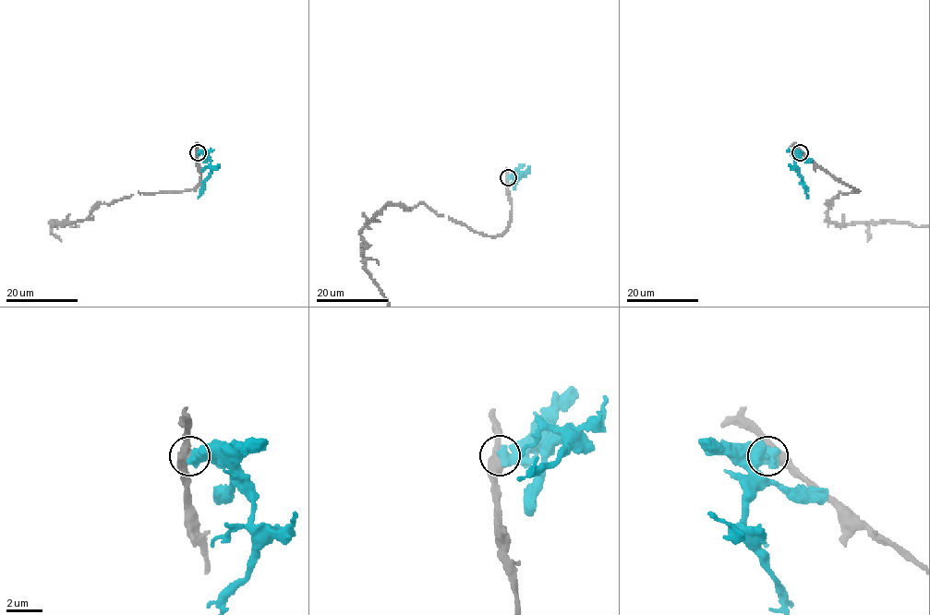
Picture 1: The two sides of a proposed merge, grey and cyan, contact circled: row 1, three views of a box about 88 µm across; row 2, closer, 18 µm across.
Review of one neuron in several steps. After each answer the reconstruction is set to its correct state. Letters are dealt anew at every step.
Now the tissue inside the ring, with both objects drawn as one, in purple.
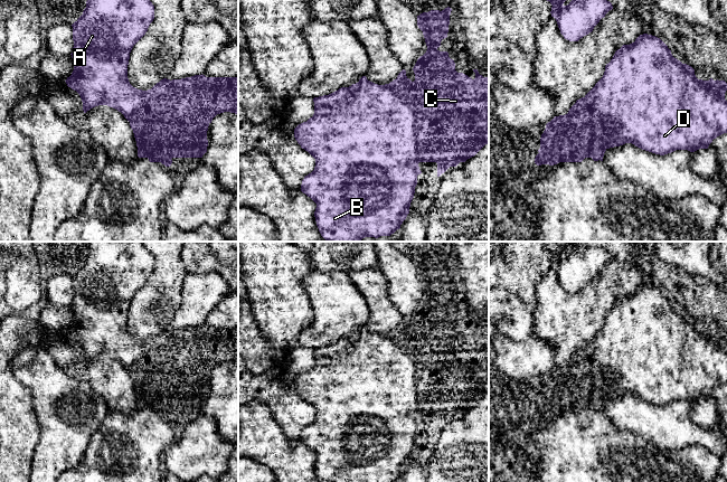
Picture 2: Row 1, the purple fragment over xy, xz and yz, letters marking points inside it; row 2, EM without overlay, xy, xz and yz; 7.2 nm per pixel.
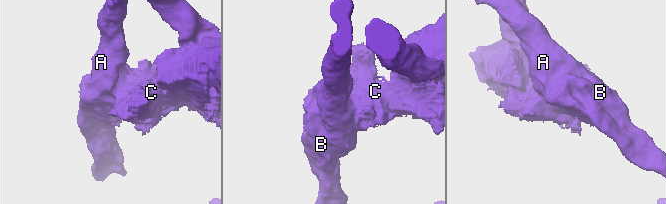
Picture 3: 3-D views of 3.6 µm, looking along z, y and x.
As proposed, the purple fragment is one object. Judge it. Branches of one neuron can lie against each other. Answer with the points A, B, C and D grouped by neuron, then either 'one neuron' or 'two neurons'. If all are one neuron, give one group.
groups A B D / C; two neurons

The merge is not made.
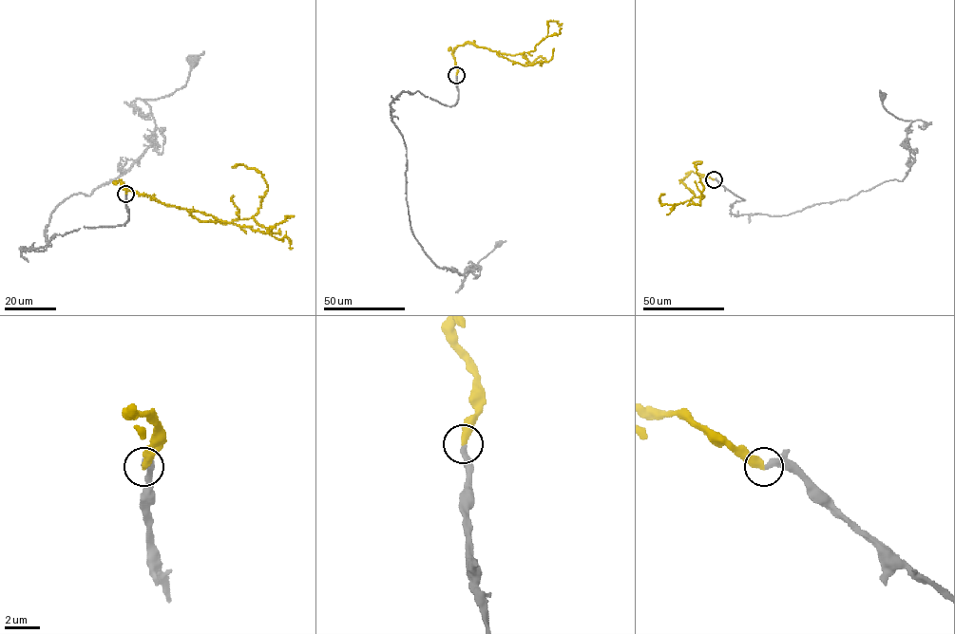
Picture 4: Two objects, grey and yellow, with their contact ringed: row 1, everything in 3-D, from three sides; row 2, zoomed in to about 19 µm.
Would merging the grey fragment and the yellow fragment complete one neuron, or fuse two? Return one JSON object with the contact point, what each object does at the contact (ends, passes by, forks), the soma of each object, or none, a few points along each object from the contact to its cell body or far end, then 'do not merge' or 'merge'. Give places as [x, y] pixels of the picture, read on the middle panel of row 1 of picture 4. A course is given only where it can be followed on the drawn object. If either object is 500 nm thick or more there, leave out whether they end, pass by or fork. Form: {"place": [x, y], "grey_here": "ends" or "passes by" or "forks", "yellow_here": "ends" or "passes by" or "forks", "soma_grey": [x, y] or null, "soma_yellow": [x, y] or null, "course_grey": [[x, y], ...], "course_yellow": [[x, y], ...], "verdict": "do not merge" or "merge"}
{"place": [456, 75], "grey_here": "ends", "yellow_here": "ends", "soma_grey": [498, 244], "soma_yellow": null, "course_grey": [[456, 75], [454, 105], [416, 91], [391, 103], [406, 150], [410, 227], [433, 263], [460, 274], [498, 243]], "course_yellow": [[456, 75], [453, 50], [467, 42], [525, 65], [542, 65], [545, 60], [541, 56], [531, 63], [524, 54]], "verdict": "merge"}

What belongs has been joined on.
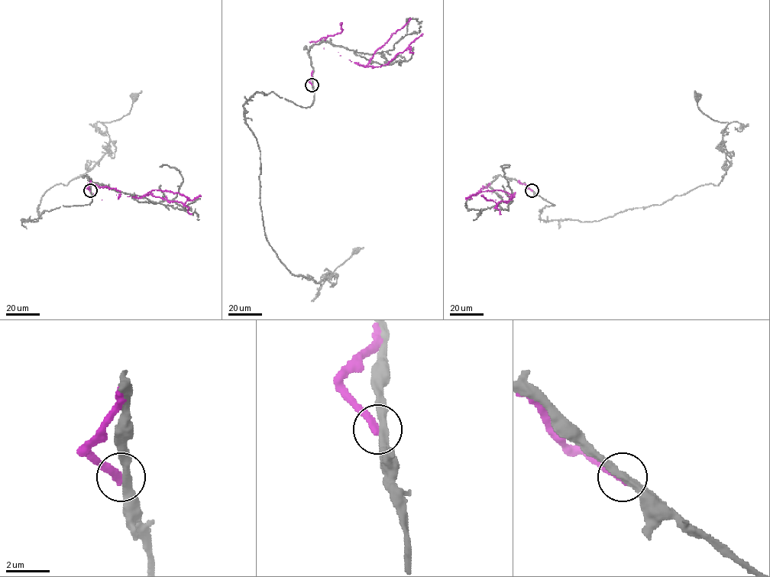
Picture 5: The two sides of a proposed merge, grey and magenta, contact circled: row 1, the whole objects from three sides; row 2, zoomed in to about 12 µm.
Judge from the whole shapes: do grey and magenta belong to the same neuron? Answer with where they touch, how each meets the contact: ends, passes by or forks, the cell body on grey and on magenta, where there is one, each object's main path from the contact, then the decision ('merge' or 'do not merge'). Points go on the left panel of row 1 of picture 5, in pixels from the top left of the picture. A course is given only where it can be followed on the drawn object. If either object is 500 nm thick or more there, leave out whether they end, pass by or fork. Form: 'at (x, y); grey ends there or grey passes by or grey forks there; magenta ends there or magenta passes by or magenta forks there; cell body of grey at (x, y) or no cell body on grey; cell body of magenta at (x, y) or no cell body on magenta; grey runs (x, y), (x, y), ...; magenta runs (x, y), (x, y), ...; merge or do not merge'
at (90, 190); grey passes by; magenta ends there; cell body of grey at (134, 96); no cell body on magenta; grey runs (90, 190), (88, 204), (21, 220), (38, 220), (48, 189), (101, 157), (101, 122), (127, 115), (134, 96); magenta runs (90, 190), (89, 182), (127, 196), (151, 194), (183, 203), (201, 196); do not merge

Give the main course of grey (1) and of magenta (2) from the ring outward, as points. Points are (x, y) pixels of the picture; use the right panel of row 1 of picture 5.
1: (532, 190), (554, 205), (539, 218), (585, 222), (717, 185), (729, 164), (728, 122), (704, 115), (697, 96)
2: (532, 190), (518, 182), (490, 183), (483, 189), (514, 196), (497, 203), (480, 196)

